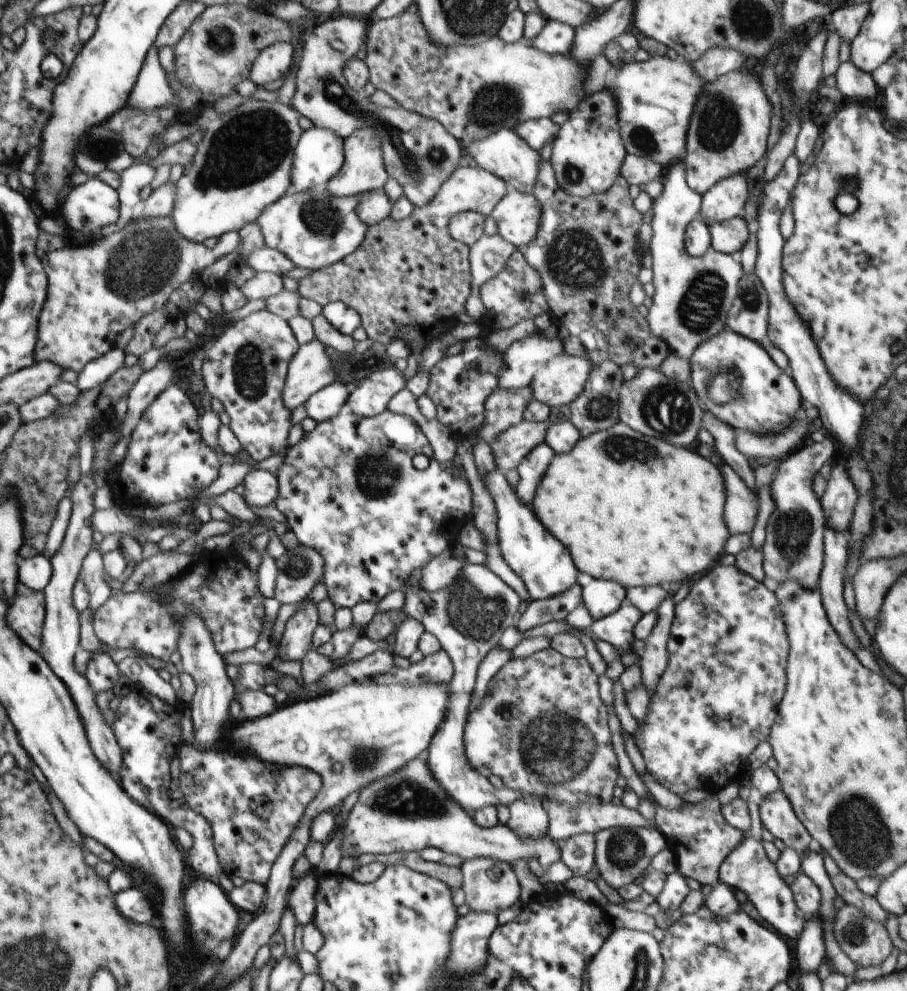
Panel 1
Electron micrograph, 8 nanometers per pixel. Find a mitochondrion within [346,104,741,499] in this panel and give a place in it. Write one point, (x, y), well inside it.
(572, 261)

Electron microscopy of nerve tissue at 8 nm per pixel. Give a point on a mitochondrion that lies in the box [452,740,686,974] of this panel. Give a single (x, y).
(625, 849)

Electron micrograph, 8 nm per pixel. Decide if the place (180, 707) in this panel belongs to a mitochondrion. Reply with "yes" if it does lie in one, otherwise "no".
no

